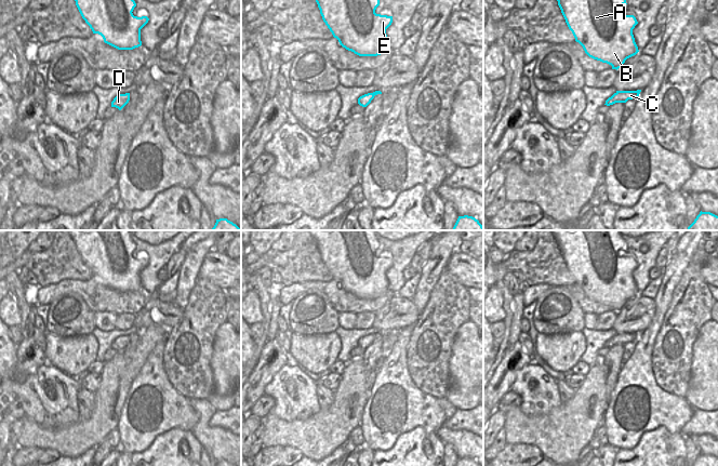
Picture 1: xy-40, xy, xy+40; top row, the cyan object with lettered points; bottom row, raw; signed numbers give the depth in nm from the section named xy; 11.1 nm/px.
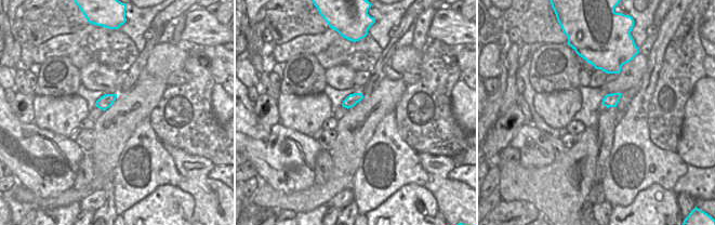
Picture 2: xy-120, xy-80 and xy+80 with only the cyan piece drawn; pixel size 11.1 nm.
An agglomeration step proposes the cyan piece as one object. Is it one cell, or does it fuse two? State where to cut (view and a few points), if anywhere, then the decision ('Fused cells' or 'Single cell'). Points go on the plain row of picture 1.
Split along xy+40 (616, 335), (608, 347). Fused cells.

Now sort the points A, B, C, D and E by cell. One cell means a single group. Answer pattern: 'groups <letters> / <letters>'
groups A B C E / D

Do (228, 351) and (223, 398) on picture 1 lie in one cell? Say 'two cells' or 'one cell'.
one cell

